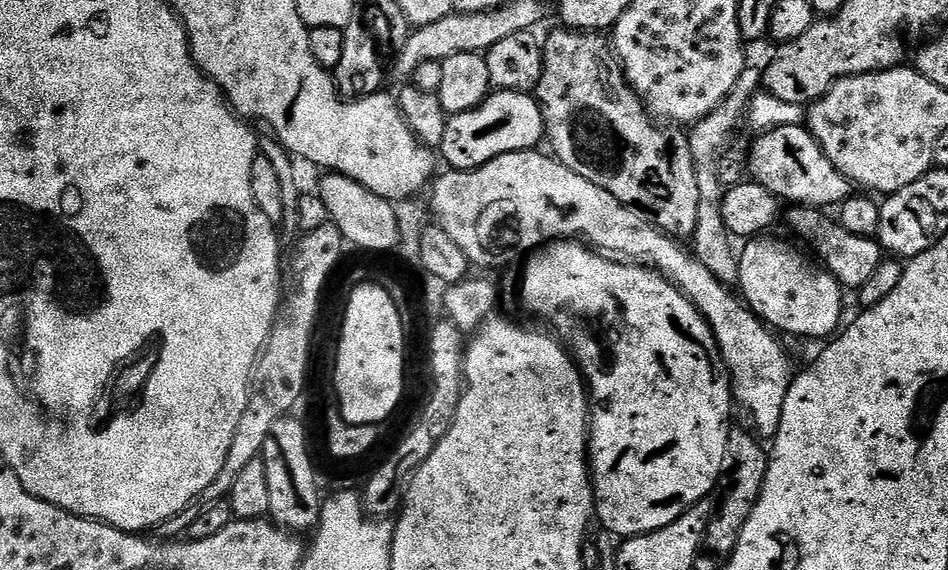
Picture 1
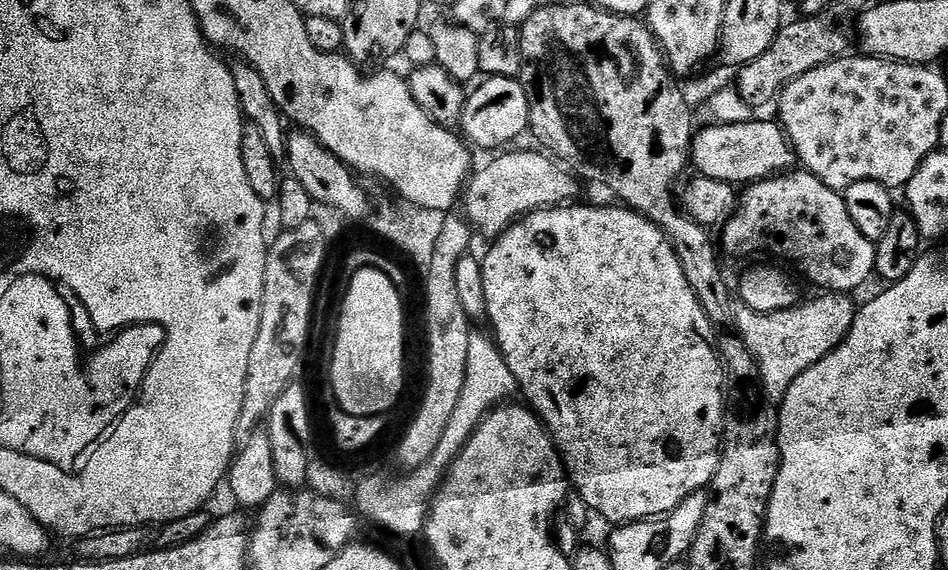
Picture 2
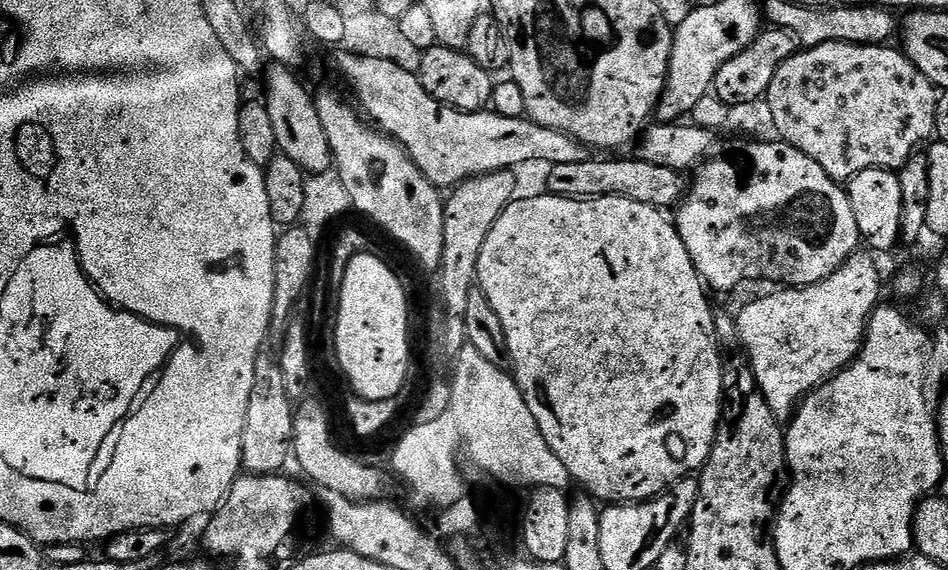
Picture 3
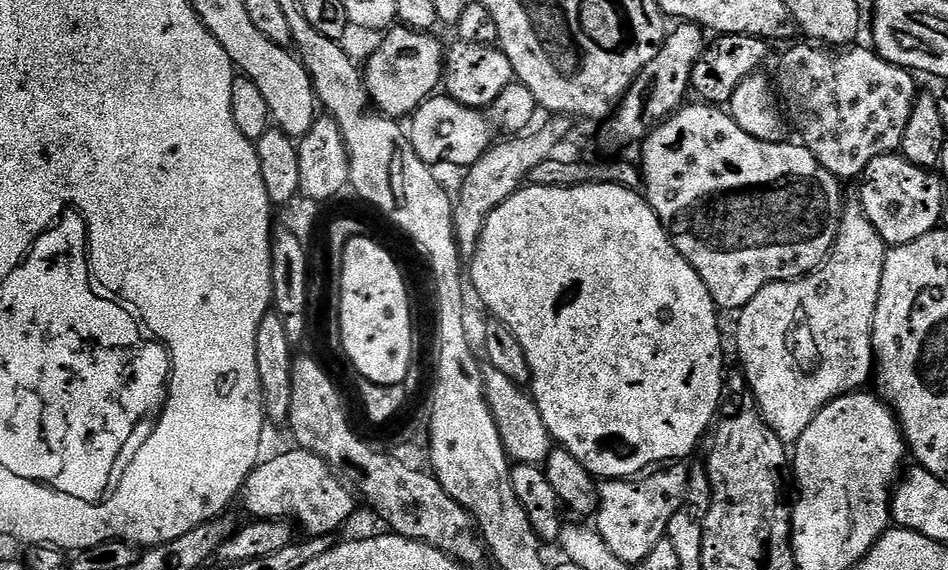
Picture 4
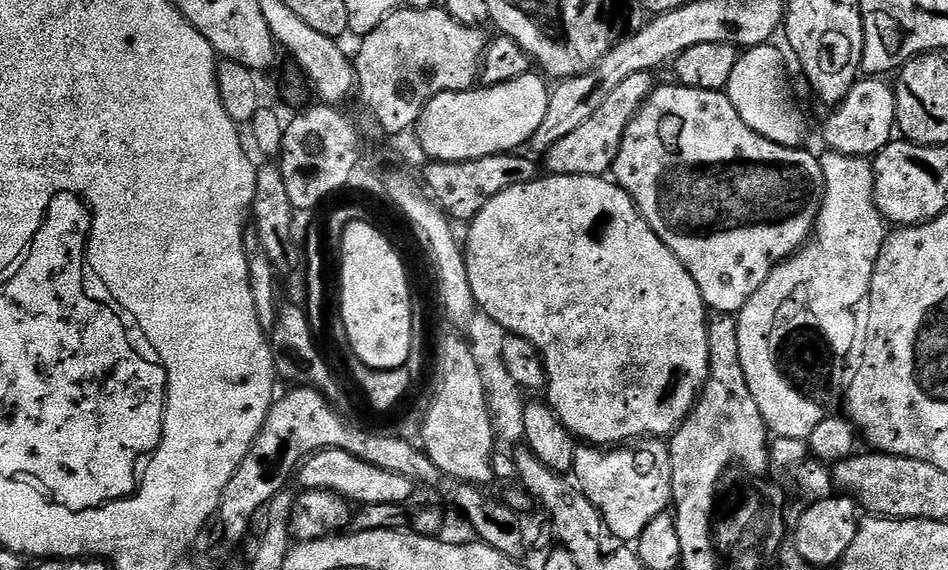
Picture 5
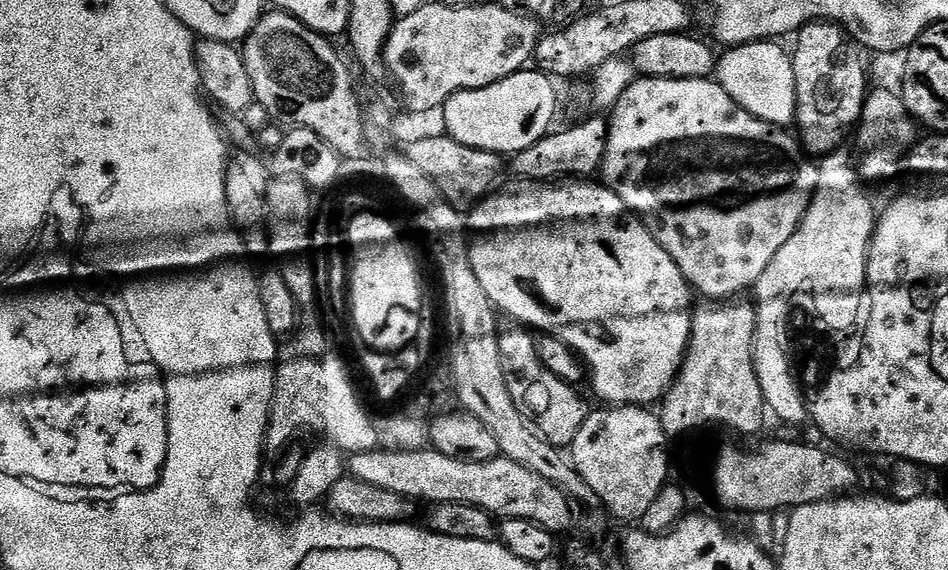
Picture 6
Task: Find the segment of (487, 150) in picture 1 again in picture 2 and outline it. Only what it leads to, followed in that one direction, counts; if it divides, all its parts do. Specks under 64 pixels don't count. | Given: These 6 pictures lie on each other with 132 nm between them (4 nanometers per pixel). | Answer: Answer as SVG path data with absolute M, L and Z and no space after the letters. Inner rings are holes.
M490 76L481 79L473 92L471 89L464 105L464 115L458 121L469 145L477 149L478 147L503 149L508 146L503 144L508 144L511 140L518 139L523 132L529 131L528 119L532 103L528 100L529 89L525 85L523 88L520 82L514 76Z

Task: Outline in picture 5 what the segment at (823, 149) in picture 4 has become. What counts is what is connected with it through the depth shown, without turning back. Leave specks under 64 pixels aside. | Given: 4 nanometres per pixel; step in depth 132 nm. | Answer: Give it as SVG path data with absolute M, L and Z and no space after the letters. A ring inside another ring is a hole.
M861 78L846 94L840 104L824 120L824 140L827 147L838 154L847 156L875 157L876 153L892 143L897 131L896 88L888 85L884 78Z

